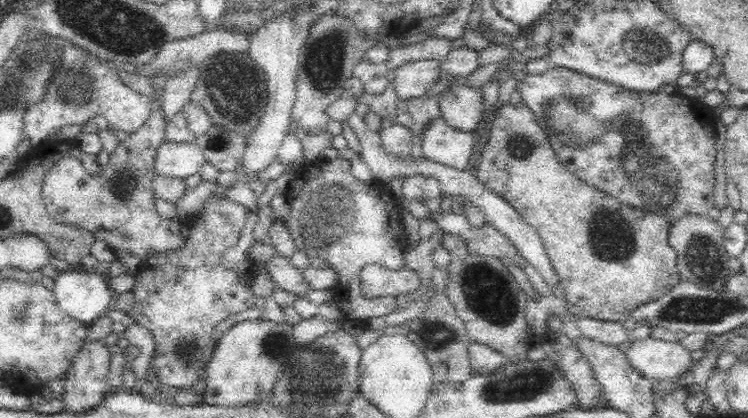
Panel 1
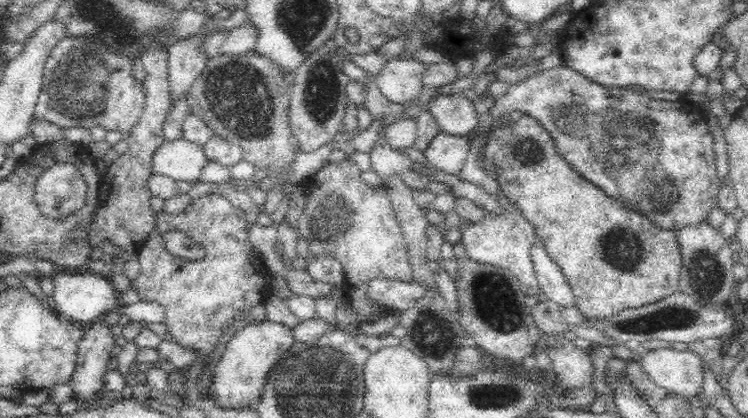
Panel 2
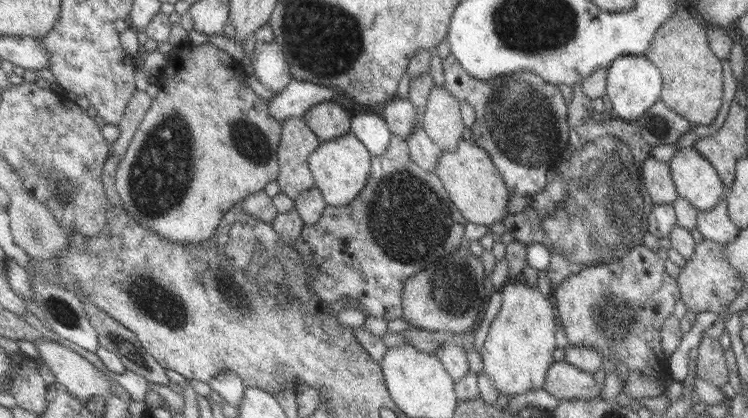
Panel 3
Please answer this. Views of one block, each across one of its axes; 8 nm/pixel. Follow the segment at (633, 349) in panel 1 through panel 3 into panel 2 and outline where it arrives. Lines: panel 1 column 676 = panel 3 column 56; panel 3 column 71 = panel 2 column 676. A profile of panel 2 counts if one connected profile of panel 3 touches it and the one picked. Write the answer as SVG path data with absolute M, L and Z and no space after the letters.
M670 348L641 350L638 365L656 385L683 396L687 401L698 397L703 387L703 360L692 351Z

